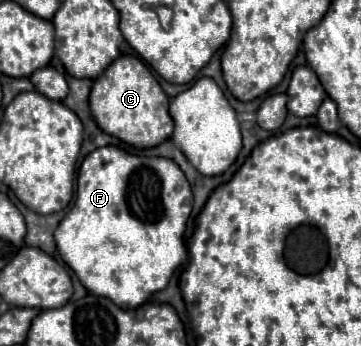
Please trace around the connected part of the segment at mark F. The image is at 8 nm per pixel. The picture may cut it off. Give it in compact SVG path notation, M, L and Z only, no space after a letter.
M117 146L97 148L79 168L75 204L55 230L57 250L91 294L107 296L119 304L119 308L131 310L163 290L177 266L187 260L183 236L191 210L193 194L189 182L173 160L129 154Z

